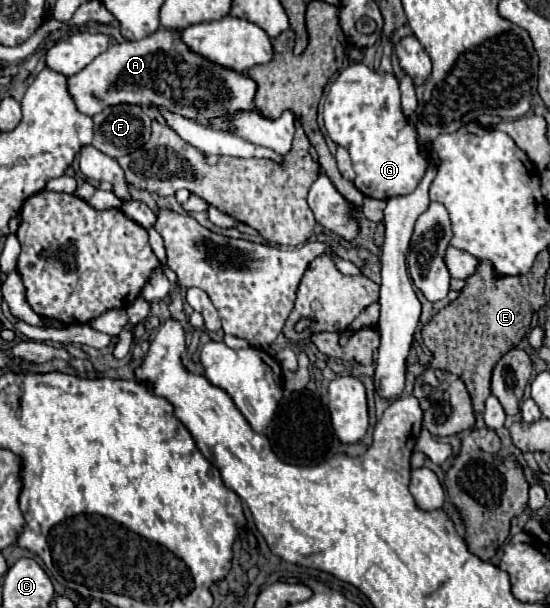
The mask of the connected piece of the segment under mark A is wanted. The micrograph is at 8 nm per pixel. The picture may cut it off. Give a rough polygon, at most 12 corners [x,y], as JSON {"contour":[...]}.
{"contour":[[166,28],[66,84],[76,108],[166,106],[202,124],[254,110],[254,80]]}

